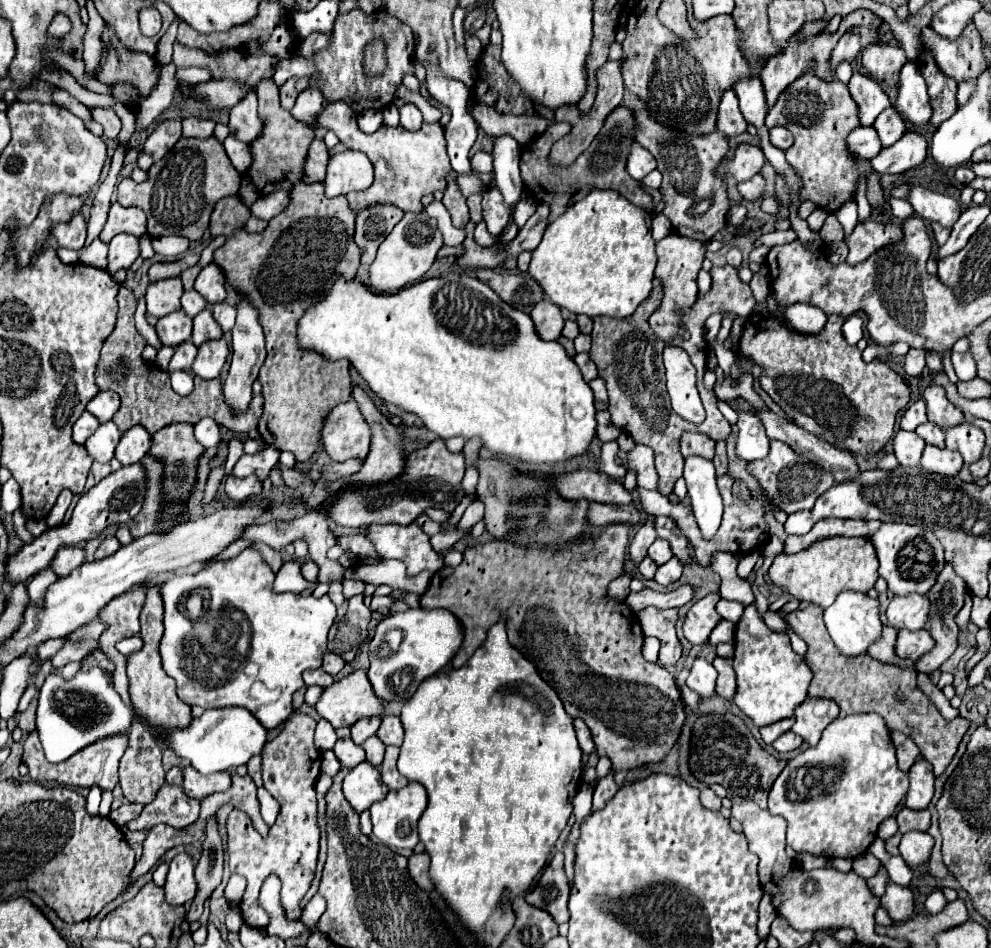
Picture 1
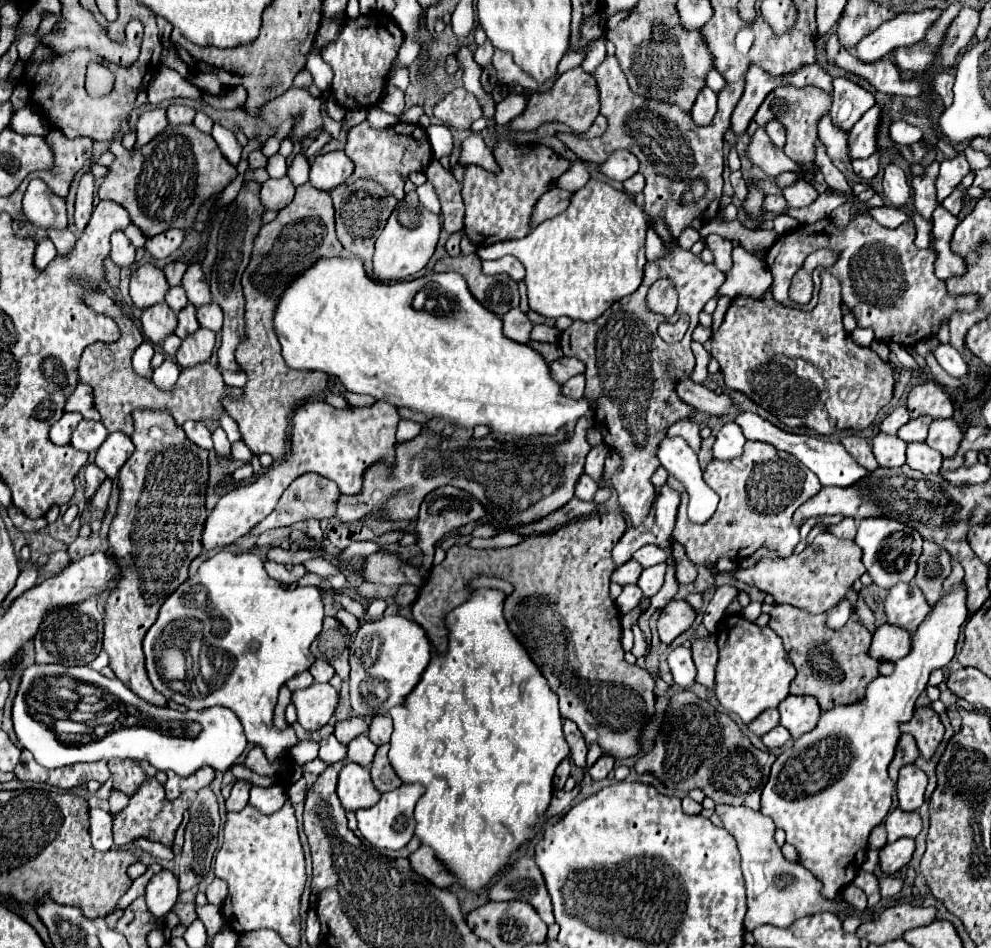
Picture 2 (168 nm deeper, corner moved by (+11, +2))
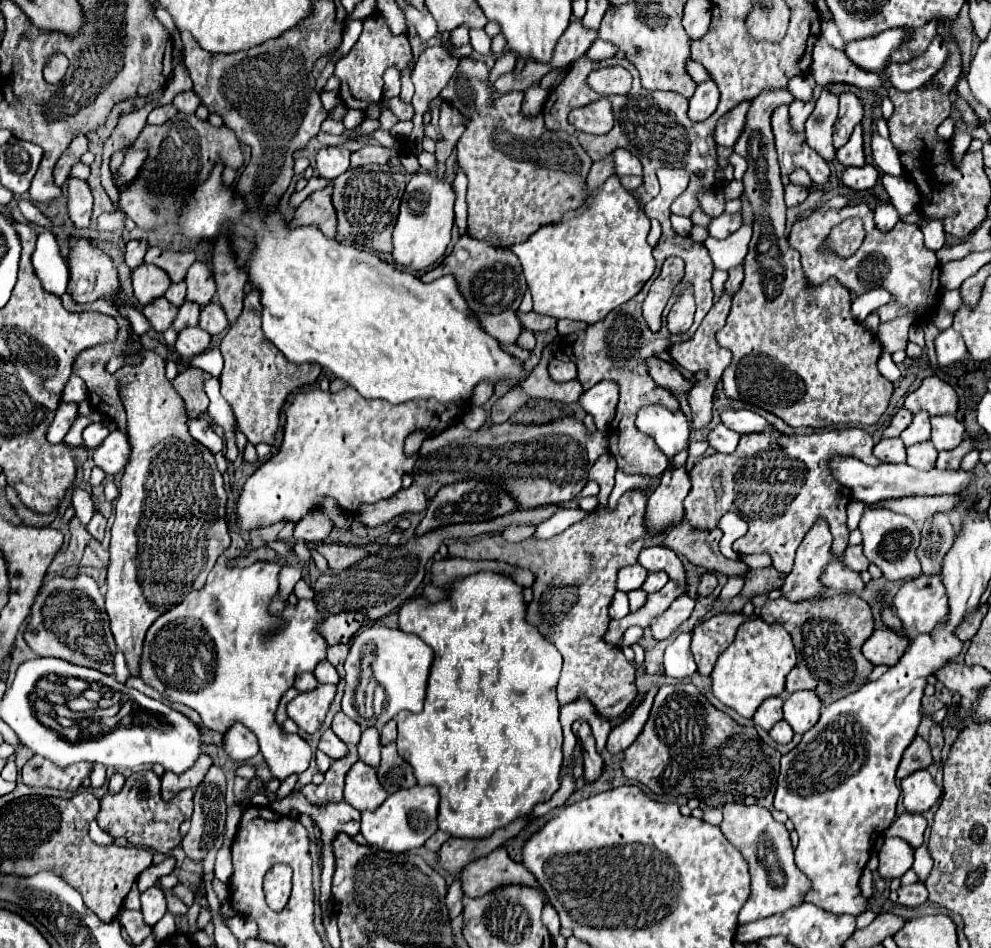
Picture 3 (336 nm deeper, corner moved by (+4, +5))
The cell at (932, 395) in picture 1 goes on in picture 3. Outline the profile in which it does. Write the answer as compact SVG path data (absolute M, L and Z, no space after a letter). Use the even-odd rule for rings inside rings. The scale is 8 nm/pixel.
M930 375L922 385L904 399L904 407L912 413L928 411L930 415L948 415L958 409L956 391L938 375Z

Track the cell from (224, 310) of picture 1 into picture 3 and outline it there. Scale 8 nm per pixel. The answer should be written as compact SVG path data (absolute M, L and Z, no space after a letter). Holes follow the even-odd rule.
M214 301L214 303L208 303L202 313L200 313L200 327L204 331L208 331L210 335L218 335L226 329L228 321L226 321L226 315L224 315L224 309Z

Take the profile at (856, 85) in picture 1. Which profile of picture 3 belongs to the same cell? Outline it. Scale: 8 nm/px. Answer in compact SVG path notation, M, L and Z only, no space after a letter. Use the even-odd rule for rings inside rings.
M852 93L840 95L840 111L834 123L834 149L840 149L848 143L854 127L862 121L862 101Z

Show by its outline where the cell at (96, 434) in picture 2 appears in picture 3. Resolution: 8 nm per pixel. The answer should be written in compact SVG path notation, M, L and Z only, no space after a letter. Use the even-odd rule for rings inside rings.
M92 423L92 425L88 425L88 427L84 429L82 437L84 437L84 441L86 441L86 447L94 449L94 447L98 447L98 445L106 439L108 433L110 433L110 431L108 431L108 427L106 427L104 423Z

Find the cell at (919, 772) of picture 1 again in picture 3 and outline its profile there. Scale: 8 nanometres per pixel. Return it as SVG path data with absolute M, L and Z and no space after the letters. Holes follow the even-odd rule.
M916 771L902 781L902 797L908 813L924 813L928 811L942 795L942 789L934 783L932 775L924 771Z

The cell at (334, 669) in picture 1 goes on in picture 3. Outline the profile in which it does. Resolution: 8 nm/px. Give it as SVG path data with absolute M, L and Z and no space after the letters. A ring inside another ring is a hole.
M326 659L316 665L314 677L316 677L318 683L332 683L332 685L338 685L338 681L340 681L338 671L336 671L336 669L332 667L332 663L328 663Z

